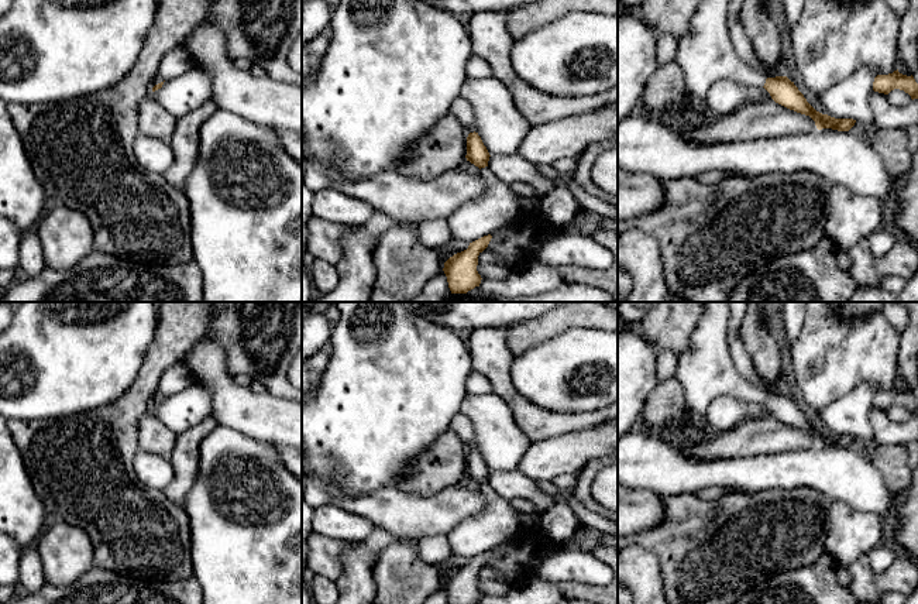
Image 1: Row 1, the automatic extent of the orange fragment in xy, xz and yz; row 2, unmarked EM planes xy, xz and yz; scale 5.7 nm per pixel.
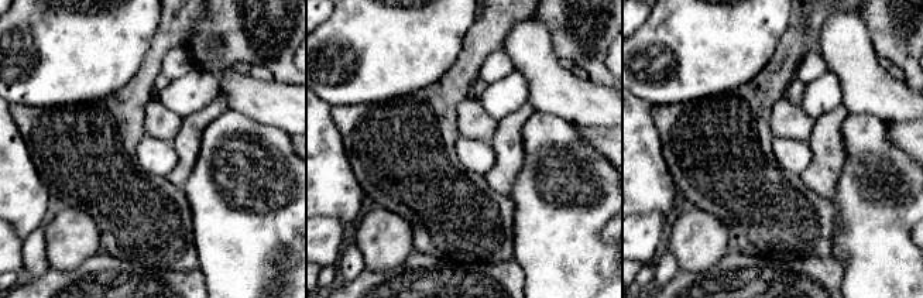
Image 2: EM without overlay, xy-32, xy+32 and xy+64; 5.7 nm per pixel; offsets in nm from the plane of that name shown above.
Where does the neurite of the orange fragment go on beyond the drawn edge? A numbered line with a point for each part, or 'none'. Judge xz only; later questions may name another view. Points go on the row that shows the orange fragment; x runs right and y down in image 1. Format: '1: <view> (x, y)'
1: xz (461, 107)

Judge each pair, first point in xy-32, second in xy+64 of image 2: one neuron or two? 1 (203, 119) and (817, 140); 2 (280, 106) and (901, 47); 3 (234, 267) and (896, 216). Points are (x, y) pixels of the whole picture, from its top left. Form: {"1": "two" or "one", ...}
{"1": "one", "2": "two", "3": "one"}

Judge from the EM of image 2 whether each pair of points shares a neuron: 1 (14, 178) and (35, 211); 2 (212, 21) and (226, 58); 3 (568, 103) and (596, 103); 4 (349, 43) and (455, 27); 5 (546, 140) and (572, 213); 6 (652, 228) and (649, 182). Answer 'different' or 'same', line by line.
1: same
2: same
3: same
4: same
5: same
6: different

